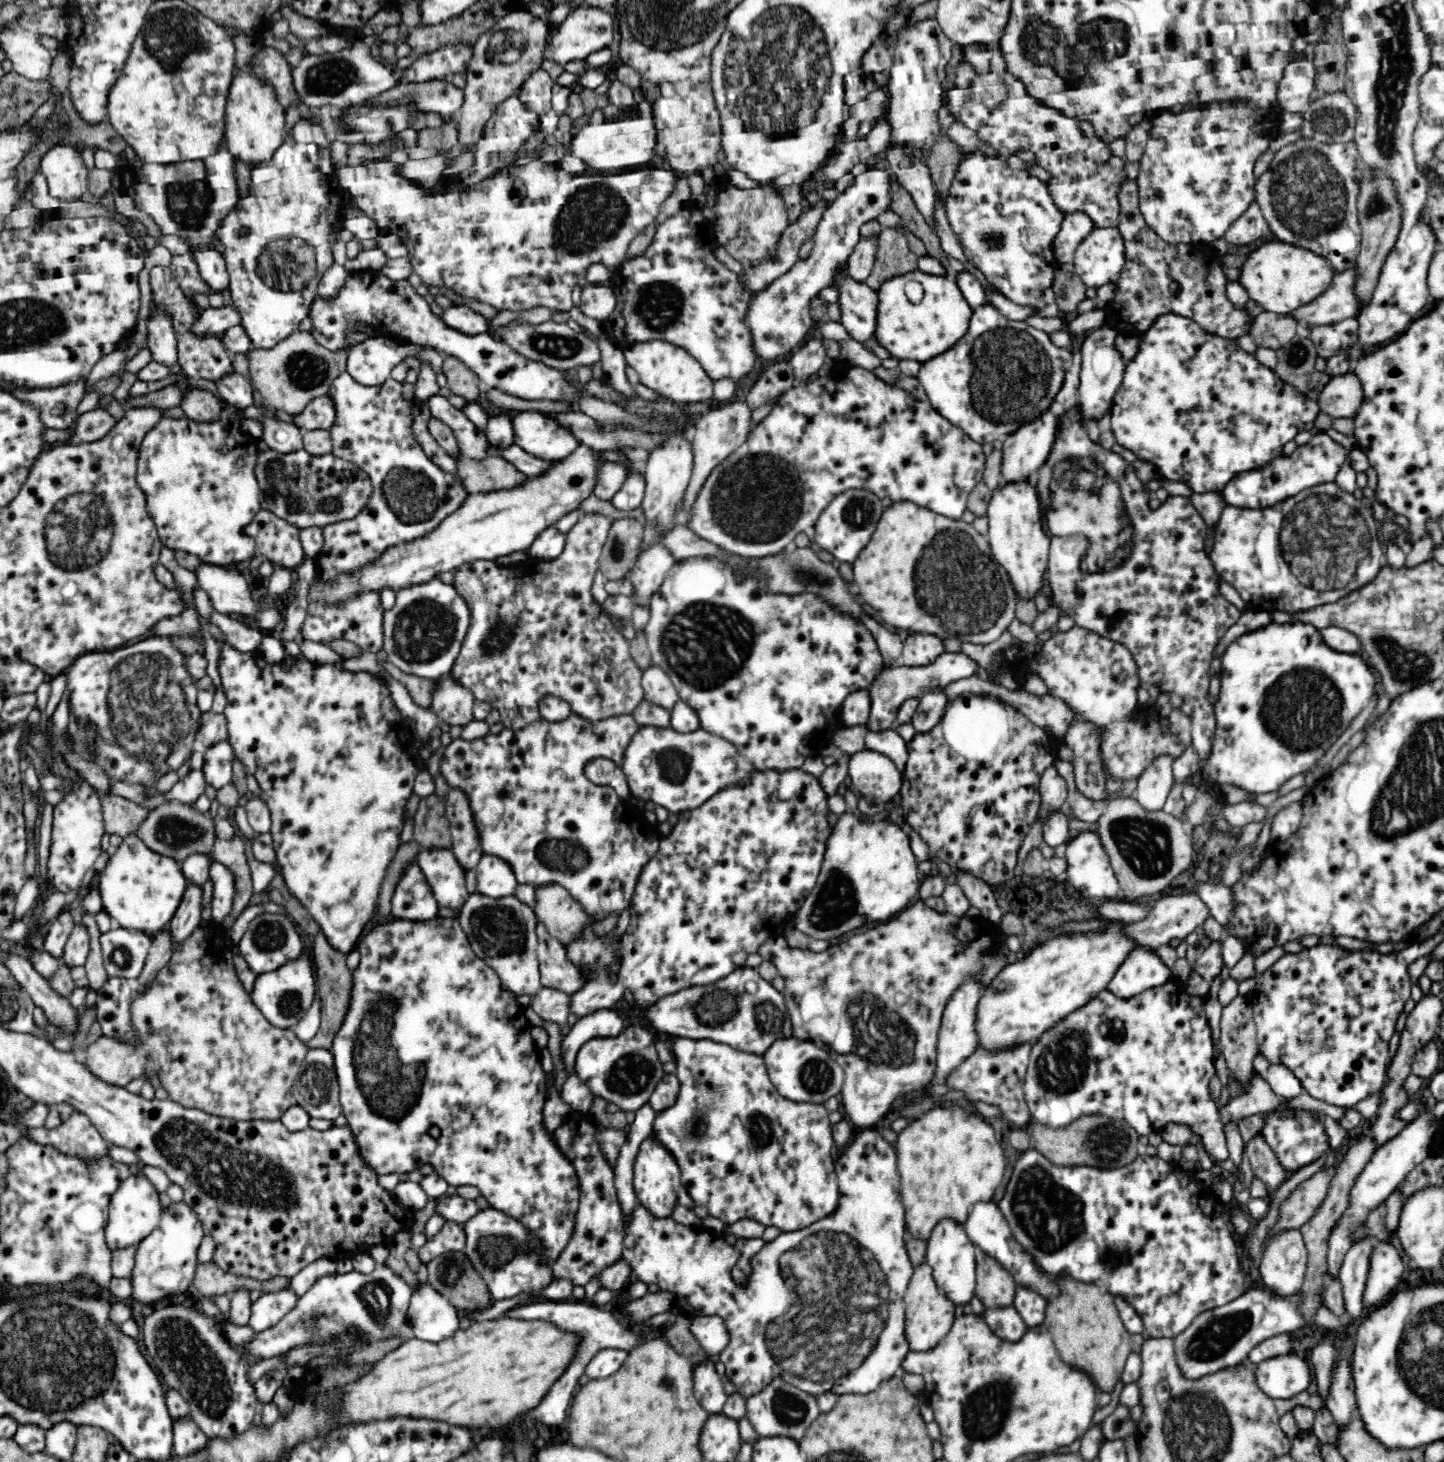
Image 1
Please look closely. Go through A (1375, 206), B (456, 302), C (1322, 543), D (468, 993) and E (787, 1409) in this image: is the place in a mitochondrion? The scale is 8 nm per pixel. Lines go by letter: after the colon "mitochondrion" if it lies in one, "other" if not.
A: mitochondrion
B: other
C: mitochondrion
D: other
E: mitochondrion

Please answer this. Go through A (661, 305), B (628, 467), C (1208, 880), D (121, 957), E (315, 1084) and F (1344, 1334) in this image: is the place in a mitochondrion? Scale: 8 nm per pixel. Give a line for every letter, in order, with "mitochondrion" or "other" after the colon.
A: mitochondrion
B: other
C: other
D: mitochondrion
E: mitochondrion
F: other

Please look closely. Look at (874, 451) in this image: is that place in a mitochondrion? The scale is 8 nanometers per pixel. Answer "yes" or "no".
no

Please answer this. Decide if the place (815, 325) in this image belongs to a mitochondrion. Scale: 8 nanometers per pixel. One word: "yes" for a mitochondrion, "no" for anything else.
no

